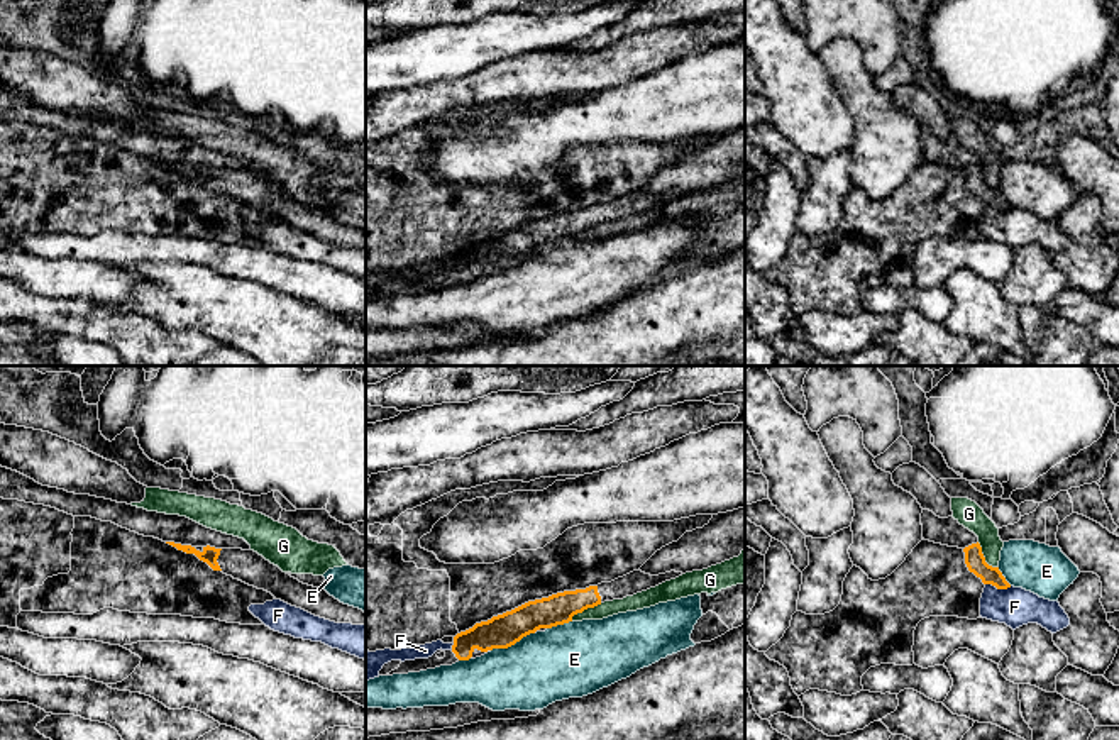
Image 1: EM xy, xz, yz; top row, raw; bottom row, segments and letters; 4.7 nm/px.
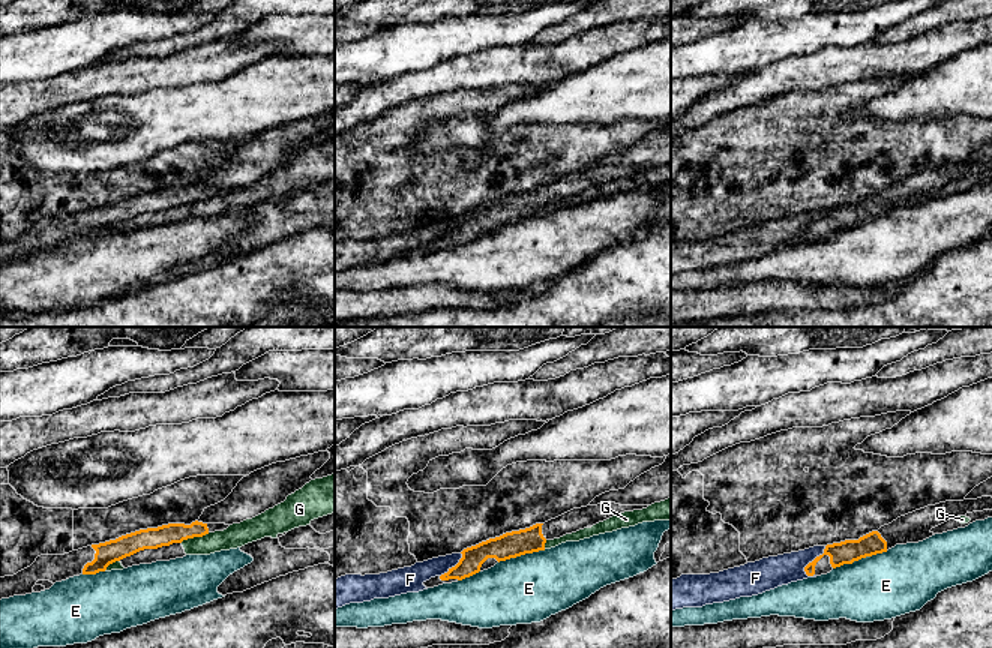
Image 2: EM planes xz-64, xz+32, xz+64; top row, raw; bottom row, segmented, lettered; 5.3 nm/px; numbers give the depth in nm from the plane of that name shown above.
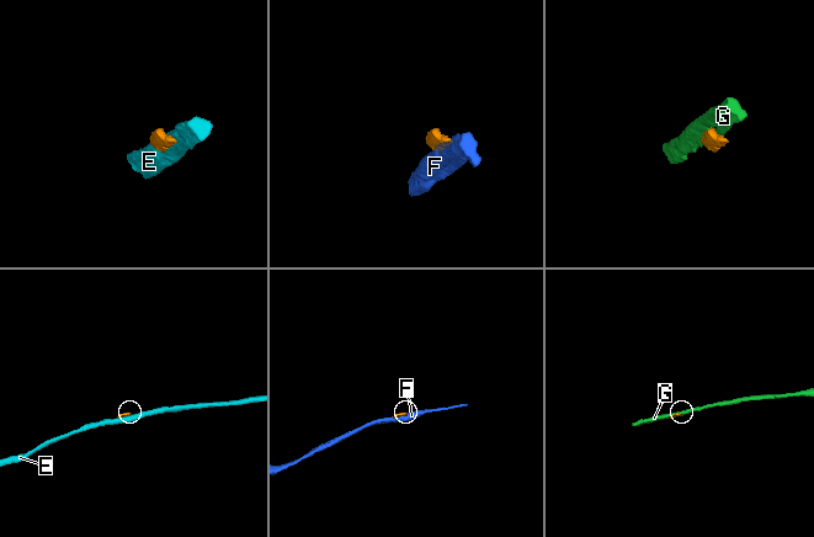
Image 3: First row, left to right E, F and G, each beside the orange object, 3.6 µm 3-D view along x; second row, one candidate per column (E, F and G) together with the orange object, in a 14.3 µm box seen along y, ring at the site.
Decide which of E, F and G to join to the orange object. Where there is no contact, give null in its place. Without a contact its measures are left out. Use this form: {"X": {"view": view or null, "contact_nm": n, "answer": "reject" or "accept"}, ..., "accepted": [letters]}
{"E": {"view": "xz", "contact_nm": 220, "answer": "reject"}, "F": {"view": "yz", "contact_nm": 130, "answer": "reject"}, "G": {"view": "xz", "contact_nm": 170, "answer": "reject"}, "accepted": []}

